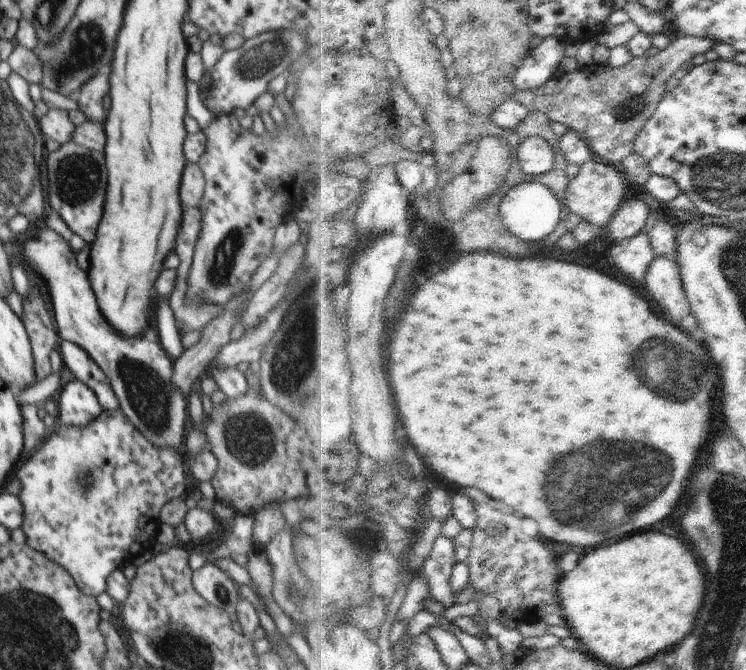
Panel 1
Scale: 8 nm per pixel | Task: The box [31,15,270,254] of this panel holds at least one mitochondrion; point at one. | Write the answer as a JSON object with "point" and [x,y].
{"point":[84,46]}

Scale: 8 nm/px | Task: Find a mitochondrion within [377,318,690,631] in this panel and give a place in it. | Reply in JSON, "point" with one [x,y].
{"point":[638,469]}

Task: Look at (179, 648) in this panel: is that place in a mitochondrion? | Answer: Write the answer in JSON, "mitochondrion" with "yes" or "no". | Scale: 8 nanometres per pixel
{"mitochondrion":"yes"}

